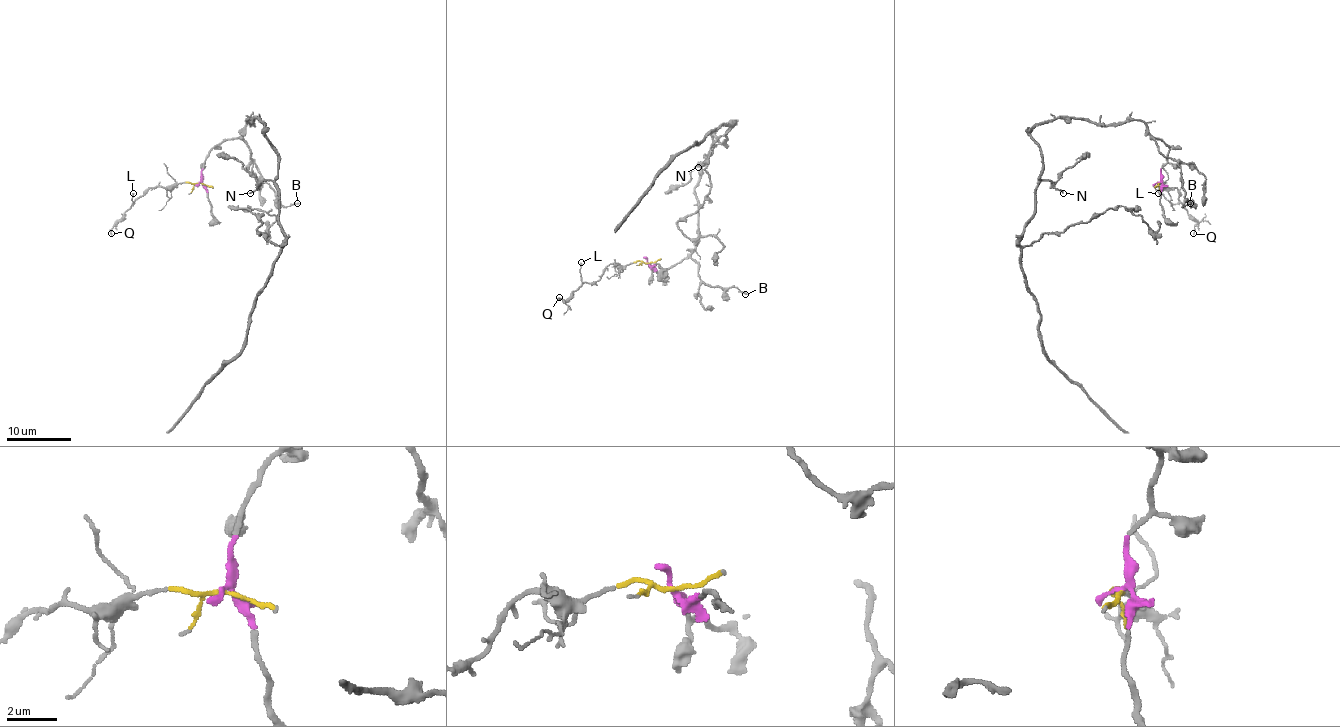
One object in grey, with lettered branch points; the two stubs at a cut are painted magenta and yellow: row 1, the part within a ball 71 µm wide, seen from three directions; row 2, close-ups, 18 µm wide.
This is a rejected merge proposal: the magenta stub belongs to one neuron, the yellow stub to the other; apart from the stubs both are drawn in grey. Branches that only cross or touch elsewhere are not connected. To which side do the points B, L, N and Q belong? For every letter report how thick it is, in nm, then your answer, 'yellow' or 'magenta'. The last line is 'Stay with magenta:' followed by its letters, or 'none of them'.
B: 140 nm thick; magenta
L: 130 nm thick; yellow
N: 120 nm thick; magenta
Q: 160 nm thick; yellow
Stay with magenta: B, N

